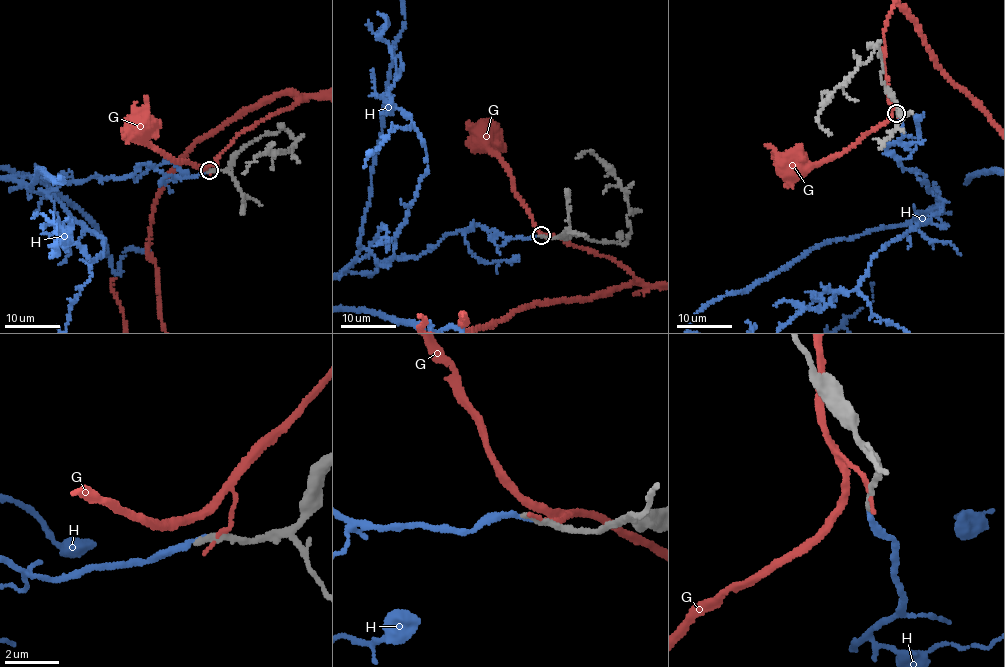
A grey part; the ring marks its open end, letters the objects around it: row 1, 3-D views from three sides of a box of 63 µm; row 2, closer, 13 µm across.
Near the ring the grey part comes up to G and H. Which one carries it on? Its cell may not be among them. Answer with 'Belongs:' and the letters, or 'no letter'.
Belongs: H

